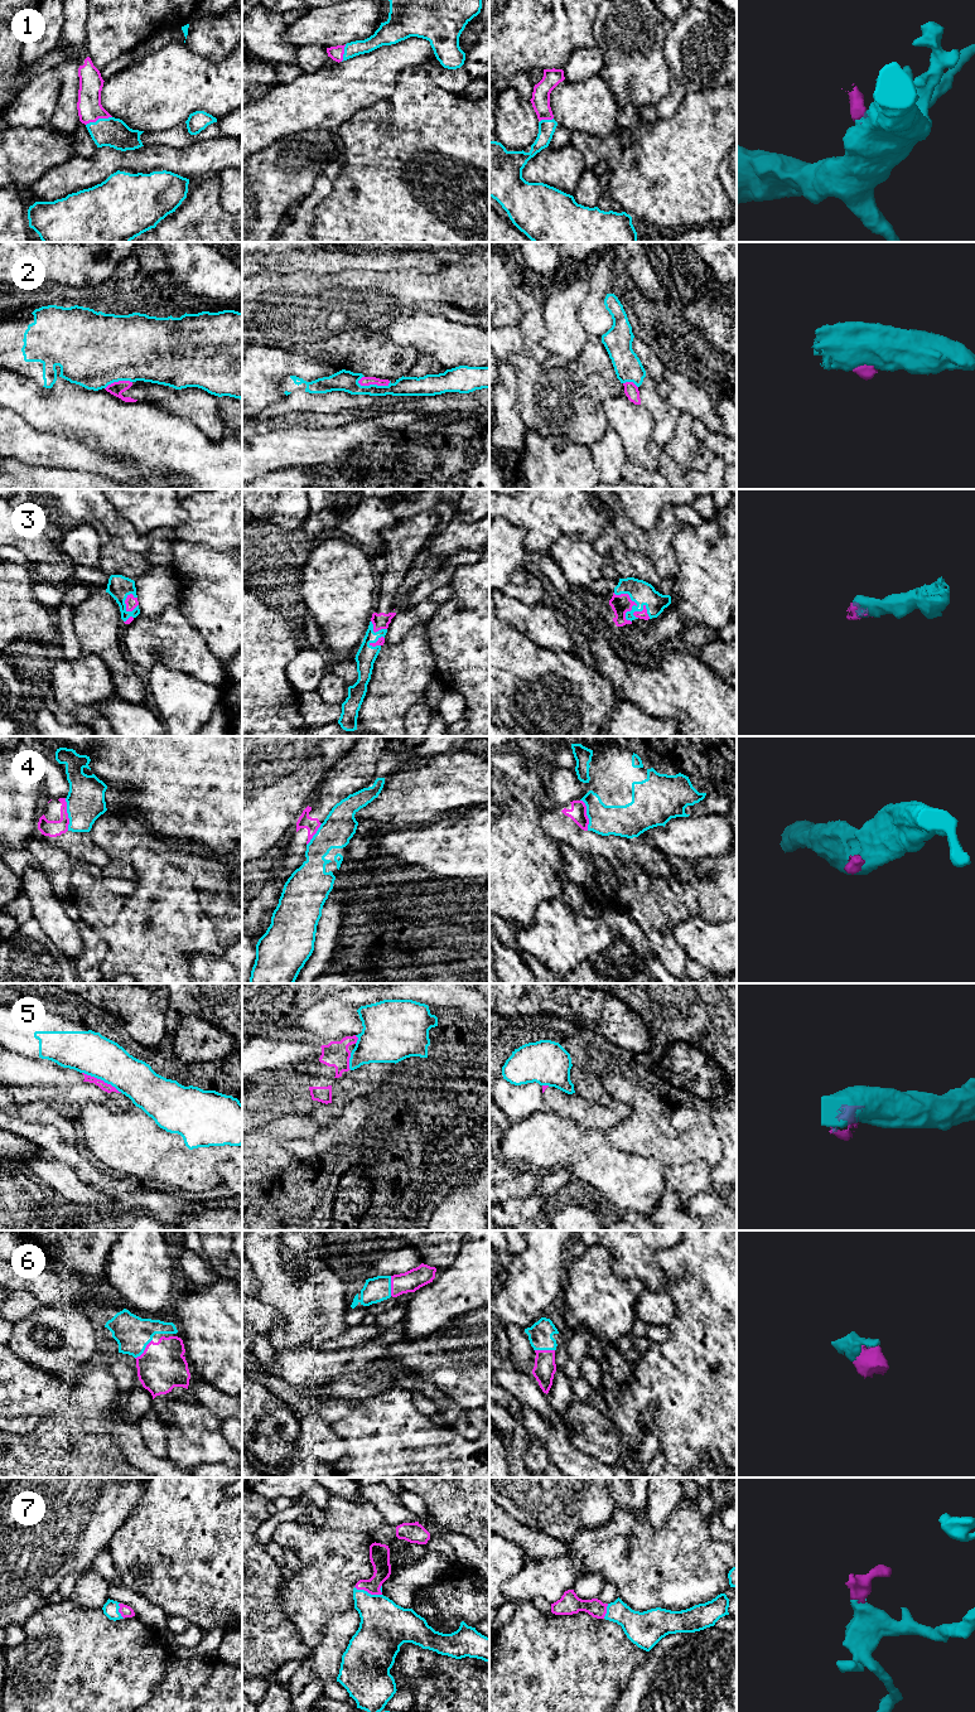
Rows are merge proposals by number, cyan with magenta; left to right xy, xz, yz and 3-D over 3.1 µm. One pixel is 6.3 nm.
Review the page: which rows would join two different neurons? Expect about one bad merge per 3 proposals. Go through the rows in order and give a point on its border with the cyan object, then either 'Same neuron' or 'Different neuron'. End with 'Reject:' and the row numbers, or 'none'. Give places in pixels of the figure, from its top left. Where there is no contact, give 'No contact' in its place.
1: Touches cyan at xy (99, 119). Same neuron
2: Touches cyan at xz (373, 385). Different neuron
3: Touches cyan at yz (635, 601). Same neuron
4: Touches cyan at xy (68, 815). Different neuron
5: Touches cyan at xy (102, 1079). Different neuron
6: Touches cyan at xy (144, 1349). Same neuron
7: Touches cyan at xz (367, 1592). Same neuron
Reject: 2, 4, 5

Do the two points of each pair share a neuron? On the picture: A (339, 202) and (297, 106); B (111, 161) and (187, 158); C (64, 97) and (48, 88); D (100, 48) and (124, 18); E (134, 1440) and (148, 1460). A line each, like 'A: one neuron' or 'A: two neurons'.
A: two neurons
B: one neuron
C: two neurons
D: one neuron
E: one neuron

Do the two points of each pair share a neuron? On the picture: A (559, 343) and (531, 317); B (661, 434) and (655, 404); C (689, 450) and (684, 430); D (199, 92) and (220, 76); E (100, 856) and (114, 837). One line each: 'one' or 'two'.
A: two
B: one
C: one
D: one
E: two

